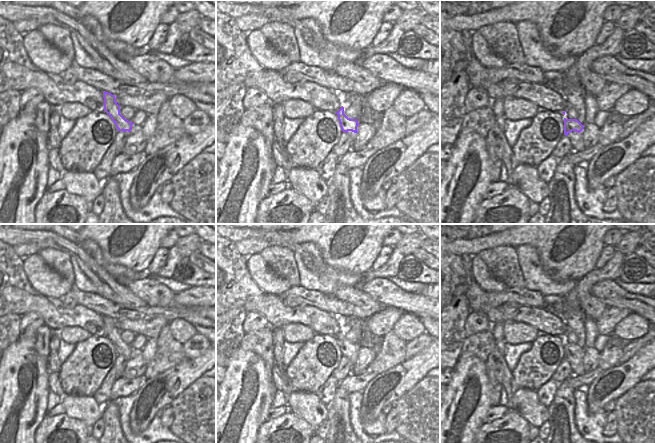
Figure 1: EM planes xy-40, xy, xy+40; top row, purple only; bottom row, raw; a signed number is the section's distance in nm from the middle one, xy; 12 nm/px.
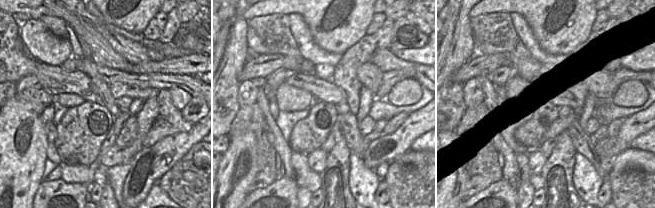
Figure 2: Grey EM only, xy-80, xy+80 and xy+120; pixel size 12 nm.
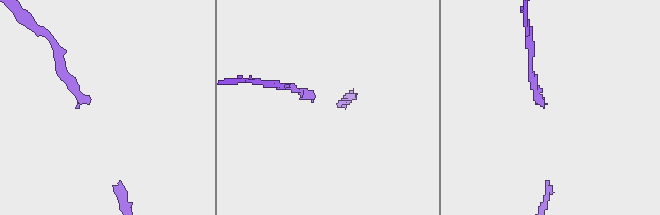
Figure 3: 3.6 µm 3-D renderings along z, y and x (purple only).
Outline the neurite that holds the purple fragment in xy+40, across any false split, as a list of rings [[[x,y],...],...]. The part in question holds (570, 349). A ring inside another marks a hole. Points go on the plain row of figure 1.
[[[564,342],[564,359],[568,359],[572,355],[580,357],[583,350],[577,343],[566,343]]]

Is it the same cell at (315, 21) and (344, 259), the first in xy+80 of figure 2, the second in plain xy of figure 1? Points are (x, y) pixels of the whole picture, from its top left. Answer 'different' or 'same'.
same

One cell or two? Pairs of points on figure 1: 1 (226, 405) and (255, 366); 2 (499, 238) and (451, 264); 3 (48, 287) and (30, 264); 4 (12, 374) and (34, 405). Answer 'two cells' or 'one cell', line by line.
1: one cell
2: two cells
3: one cell
4: one cell

